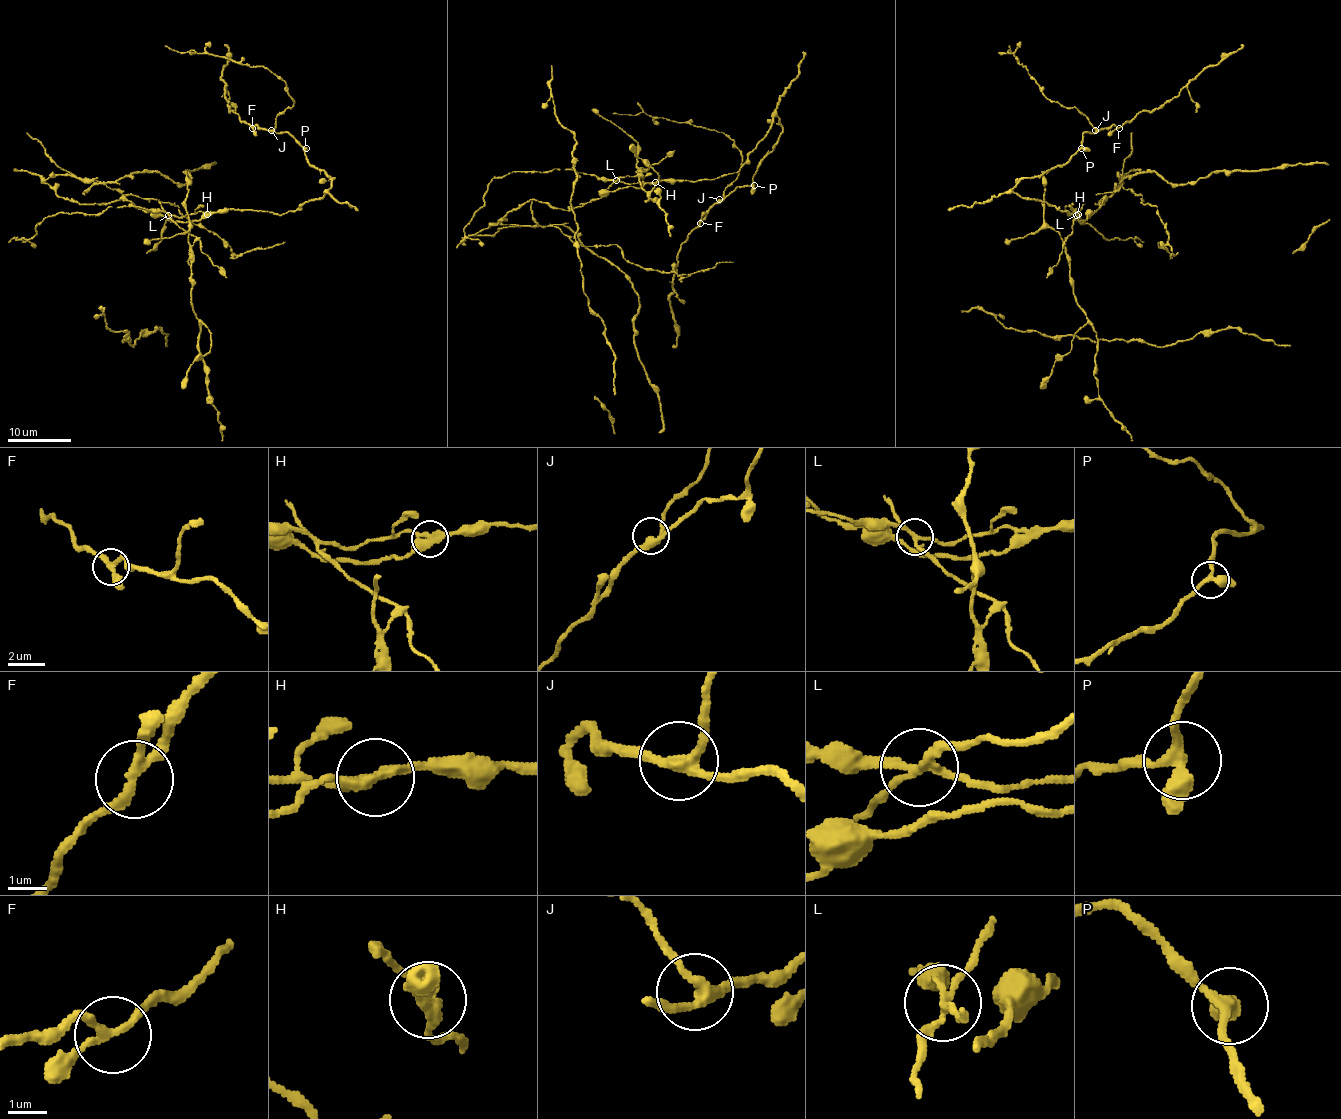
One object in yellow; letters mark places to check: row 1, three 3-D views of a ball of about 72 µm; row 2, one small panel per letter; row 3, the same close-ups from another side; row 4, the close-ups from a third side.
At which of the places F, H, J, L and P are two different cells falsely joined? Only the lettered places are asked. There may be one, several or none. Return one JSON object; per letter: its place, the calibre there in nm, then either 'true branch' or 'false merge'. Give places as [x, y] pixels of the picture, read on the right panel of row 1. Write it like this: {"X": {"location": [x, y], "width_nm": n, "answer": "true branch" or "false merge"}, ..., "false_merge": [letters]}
{"F": {"location": [1119, 128], "width_nm": 200, "answer": "true branch"}, "H": {"location": [1078, 214], "width_nm": 320, "answer": "false merge"}, "J": {"location": [1095, 130], "width_nm": 280, "answer": "true branch"}, "L": {"location": [1076, 215], "width_nm": 190, "answer": "false merge"}, "P": {"location": [1081, 148], "width_nm": 300, "answer": "true branch"}, "false_merge": ["H", "L"]}

